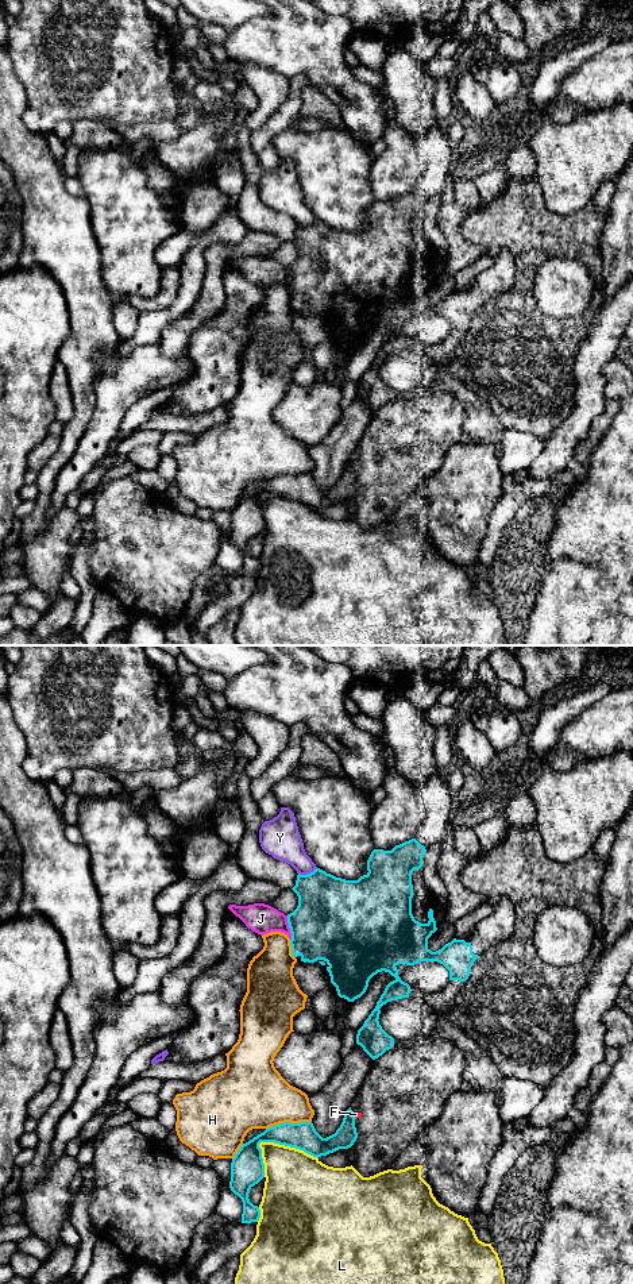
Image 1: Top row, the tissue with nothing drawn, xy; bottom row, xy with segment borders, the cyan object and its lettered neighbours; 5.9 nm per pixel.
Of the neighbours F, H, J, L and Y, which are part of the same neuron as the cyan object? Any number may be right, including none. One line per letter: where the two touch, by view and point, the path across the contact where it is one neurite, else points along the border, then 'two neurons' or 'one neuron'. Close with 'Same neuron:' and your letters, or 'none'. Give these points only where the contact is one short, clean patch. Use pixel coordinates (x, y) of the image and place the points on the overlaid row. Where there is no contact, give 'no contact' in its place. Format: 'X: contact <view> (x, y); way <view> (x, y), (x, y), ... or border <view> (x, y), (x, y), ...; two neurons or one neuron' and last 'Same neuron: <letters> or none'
F: contact xy (352, 1115); border xy (352, 1113), (355, 1118); two neurons
H: contact xy (288, 1122); two neurons
J: contact xy (289, 926); border xy (286, 916), (290, 940); two neurons
L: contact xy (288, 1145); two neurons
Y: contact xy (308, 874); border xy (316, 867), (307, 874), (298, 874); two neurons
Same neuron: none

